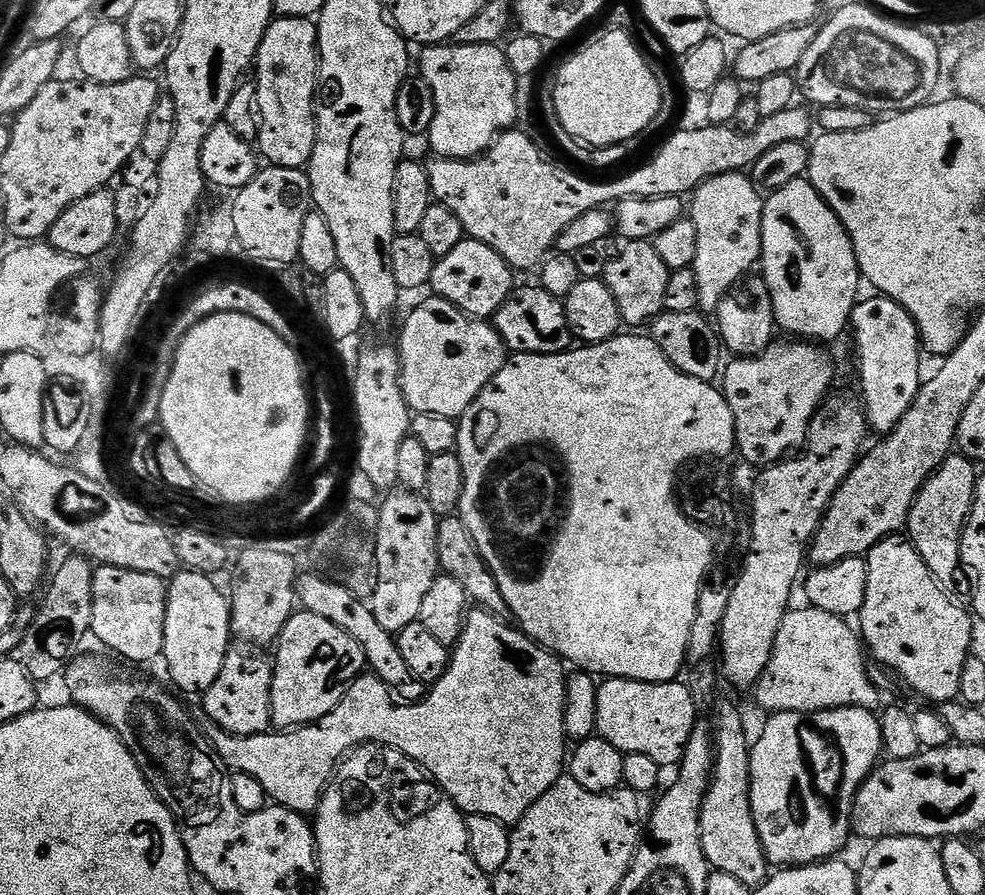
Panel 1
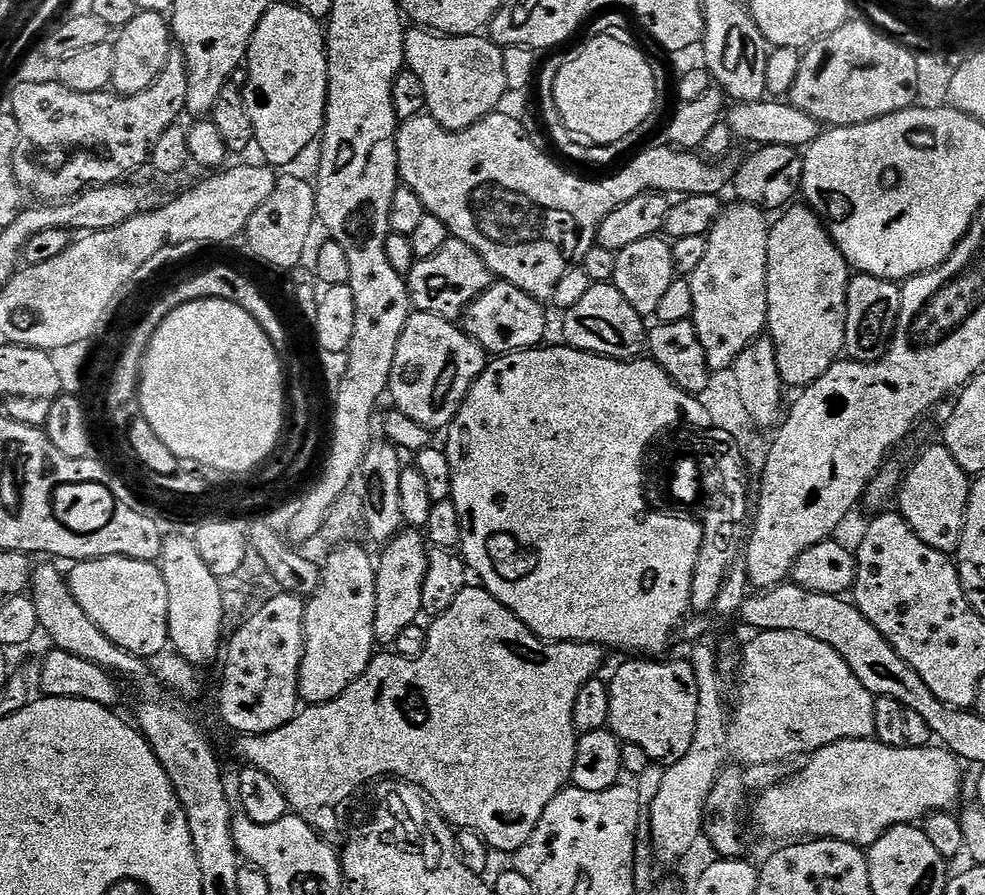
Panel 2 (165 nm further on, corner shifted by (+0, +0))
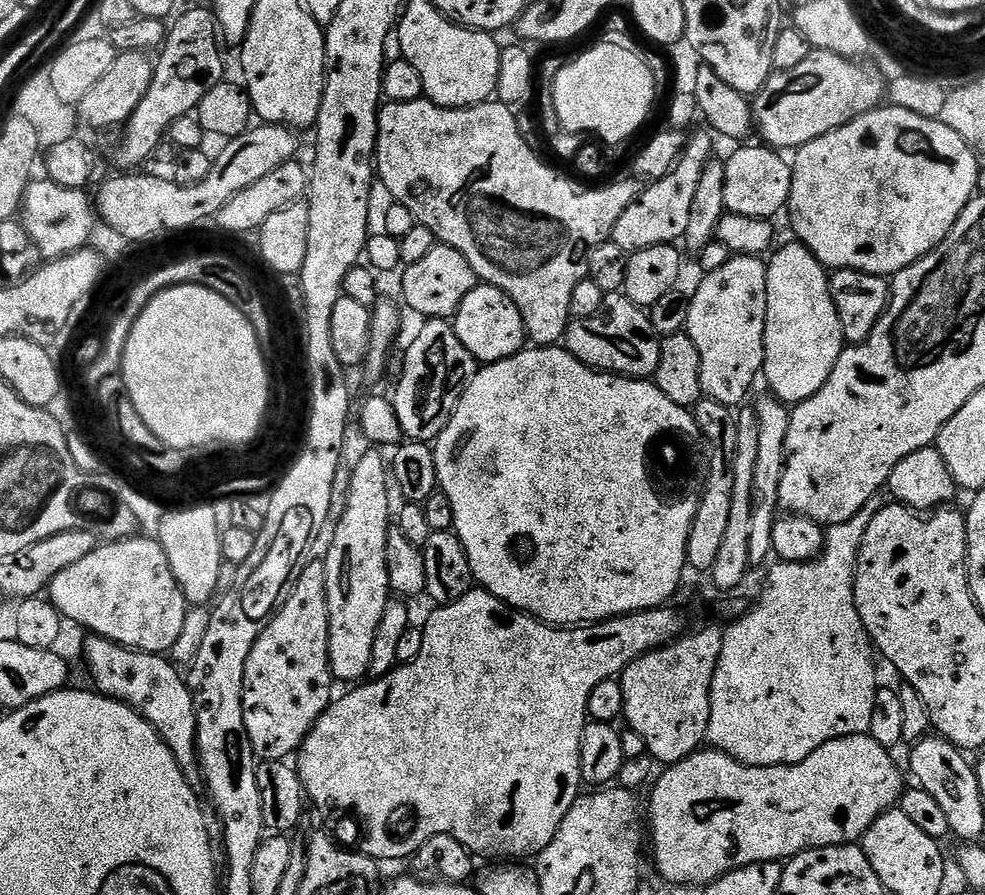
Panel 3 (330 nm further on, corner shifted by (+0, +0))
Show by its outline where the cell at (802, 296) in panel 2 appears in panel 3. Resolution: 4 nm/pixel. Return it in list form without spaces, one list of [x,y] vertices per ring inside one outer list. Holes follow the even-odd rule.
[[[791,242],[785,248],[777,247],[767,261],[766,278],[766,330],[764,331],[763,379],[768,379],[767,391],[783,404],[795,406],[806,398],[818,394],[826,386],[826,378],[834,370],[846,341],[838,310],[832,297],[832,281],[829,269],[818,262],[816,255],[805,244]]]

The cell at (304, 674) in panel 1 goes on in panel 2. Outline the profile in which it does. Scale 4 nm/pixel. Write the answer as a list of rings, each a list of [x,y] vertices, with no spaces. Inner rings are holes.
[[[355,542],[333,547],[329,556],[322,560],[318,590],[307,597],[304,606],[304,657],[300,667],[300,698],[305,705],[325,704],[341,696],[366,670],[377,647],[374,634],[376,564],[362,545]]]

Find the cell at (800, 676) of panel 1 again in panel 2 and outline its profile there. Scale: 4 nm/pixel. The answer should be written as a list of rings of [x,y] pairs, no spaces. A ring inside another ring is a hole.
[[[756,632],[753,637],[753,640],[745,648],[743,645],[742,659],[738,664],[740,705],[737,706],[736,713],[732,716],[732,724],[728,724],[728,716],[724,713],[723,706],[720,705],[720,683],[722,683],[722,677],[718,671],[717,649],[713,645],[711,648],[708,642],[700,642],[693,647],[696,649],[693,650],[692,656],[690,655],[690,663],[694,670],[694,678],[698,682],[698,722],[694,726],[694,742],[690,742],[690,750],[686,750],[686,758],[682,758],[678,762],[665,767],[662,774],[662,786],[658,786],[658,794],[654,794],[654,802],[650,802],[650,806],[646,809],[646,815],[650,818],[652,854],[661,865],[678,863],[695,846],[696,839],[701,839],[705,814],[704,801],[708,799],[710,790],[714,790],[716,780],[720,777],[721,772],[729,765],[780,764],[783,760],[790,759],[791,756],[807,757],[809,754],[817,752],[819,748],[825,748],[839,740],[870,740],[875,737],[873,696],[868,693],[866,686],[862,686],[862,682],[858,682],[858,678],[854,678],[854,670],[850,670],[850,666],[846,666],[844,659],[834,650],[830,650],[830,646],[826,646],[826,642],[818,642],[806,634],[794,634],[793,632]]]

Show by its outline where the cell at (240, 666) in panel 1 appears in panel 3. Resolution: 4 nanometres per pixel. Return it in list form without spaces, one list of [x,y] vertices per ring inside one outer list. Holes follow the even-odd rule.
[[[305,563],[299,569],[287,596],[277,607],[258,642],[250,650],[244,675],[244,721],[250,746],[260,760],[287,761],[299,749],[314,722],[334,699],[334,677],[328,665],[328,607],[326,606],[326,574],[323,563]]]

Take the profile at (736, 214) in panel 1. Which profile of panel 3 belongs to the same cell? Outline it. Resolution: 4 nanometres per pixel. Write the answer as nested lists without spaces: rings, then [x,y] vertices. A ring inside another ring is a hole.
[[[733,256],[731,260],[726,262],[726,266],[722,266],[713,272],[703,273],[700,285],[696,288],[696,293],[691,293],[688,302],[688,327],[686,329],[688,336],[694,342],[694,346],[698,346],[698,358],[700,359],[700,377],[702,378],[702,390],[707,399],[726,404],[729,406],[740,406],[745,403],[744,400],[748,396],[748,391],[752,388],[752,383],[757,379],[761,379],[764,370],[764,331],[766,330],[766,278],[768,277],[767,263],[759,256]]]

